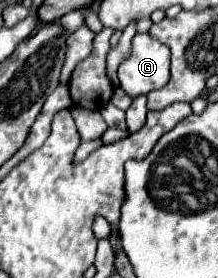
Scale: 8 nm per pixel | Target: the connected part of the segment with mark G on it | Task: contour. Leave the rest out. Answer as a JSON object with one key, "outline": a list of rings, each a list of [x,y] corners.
{"outline":[[[135,34],[131,54],[119,64],[121,88],[131,96],[147,94],[169,78],[169,48],[149,34]]]}

